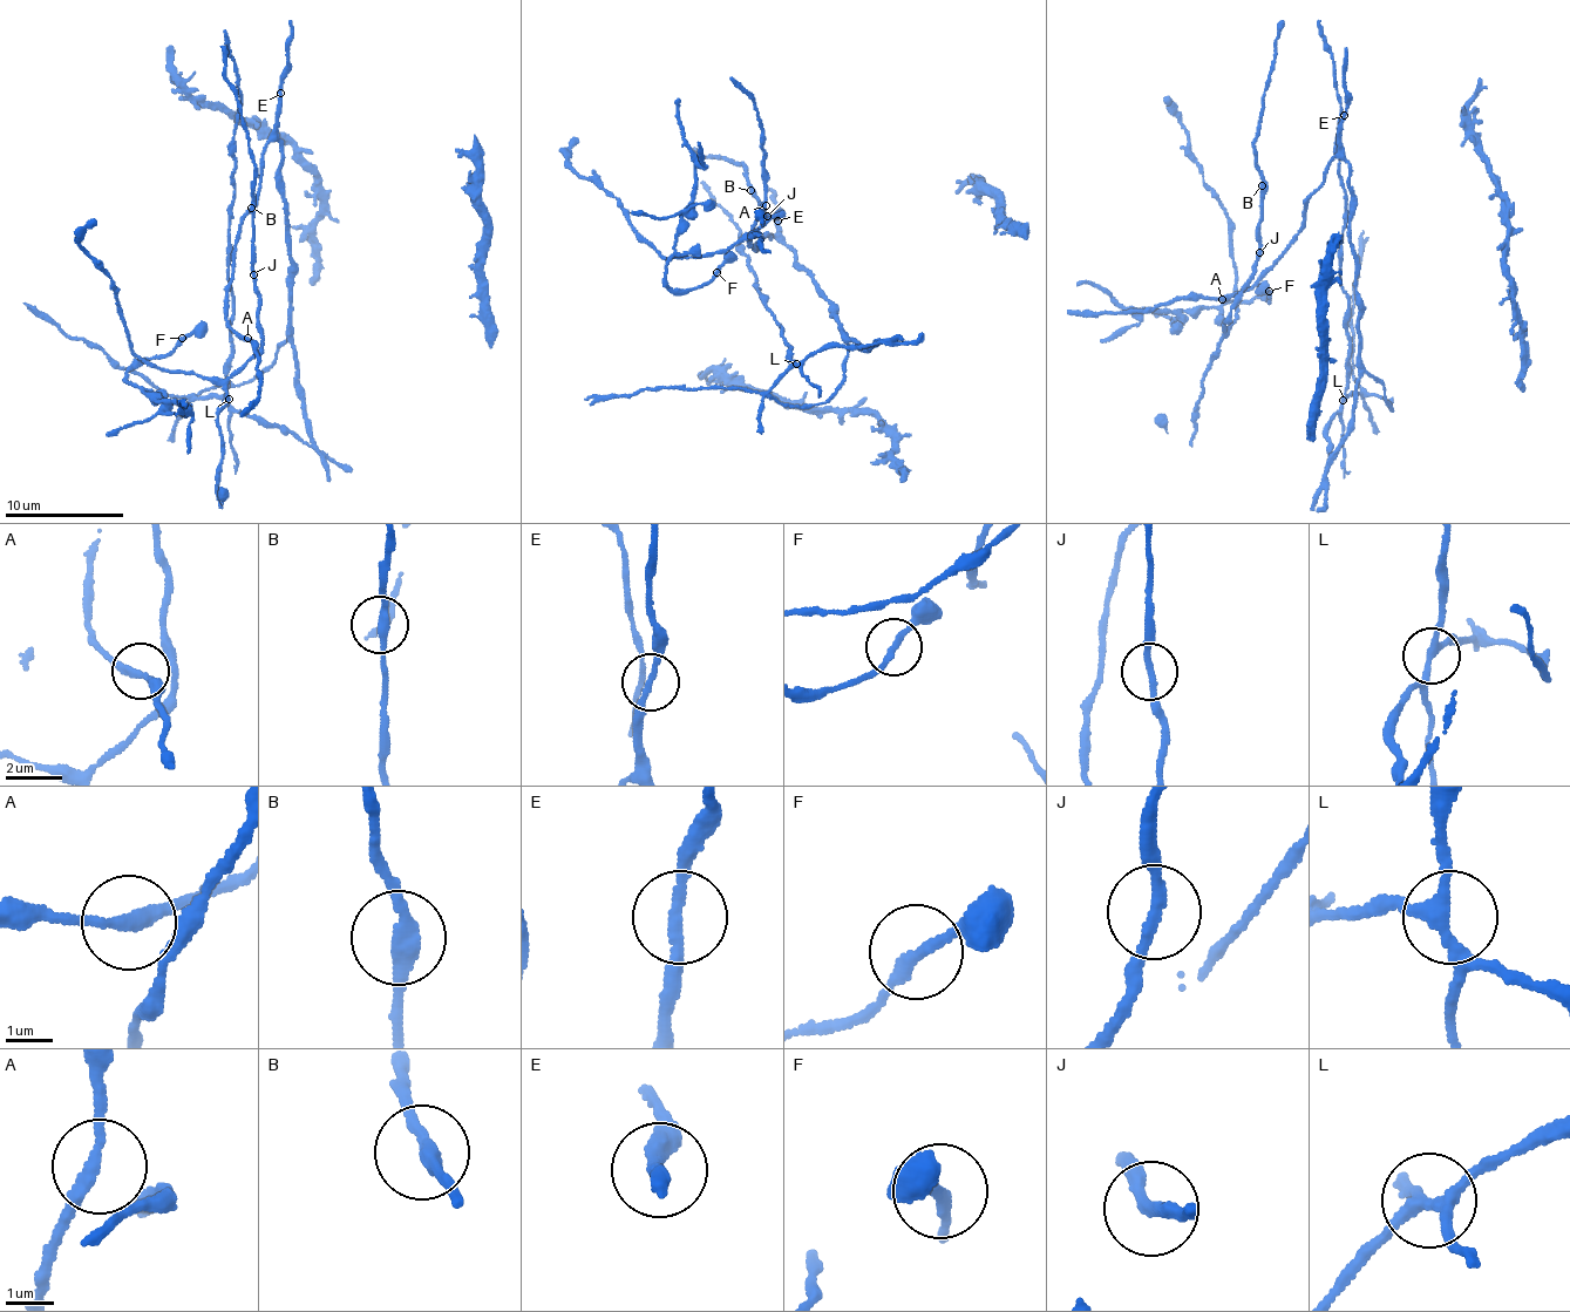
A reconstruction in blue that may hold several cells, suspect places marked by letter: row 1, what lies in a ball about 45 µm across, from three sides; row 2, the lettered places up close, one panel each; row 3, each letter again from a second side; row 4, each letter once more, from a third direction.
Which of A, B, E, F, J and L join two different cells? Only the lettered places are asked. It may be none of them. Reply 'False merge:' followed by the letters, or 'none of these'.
False merge: none of these

